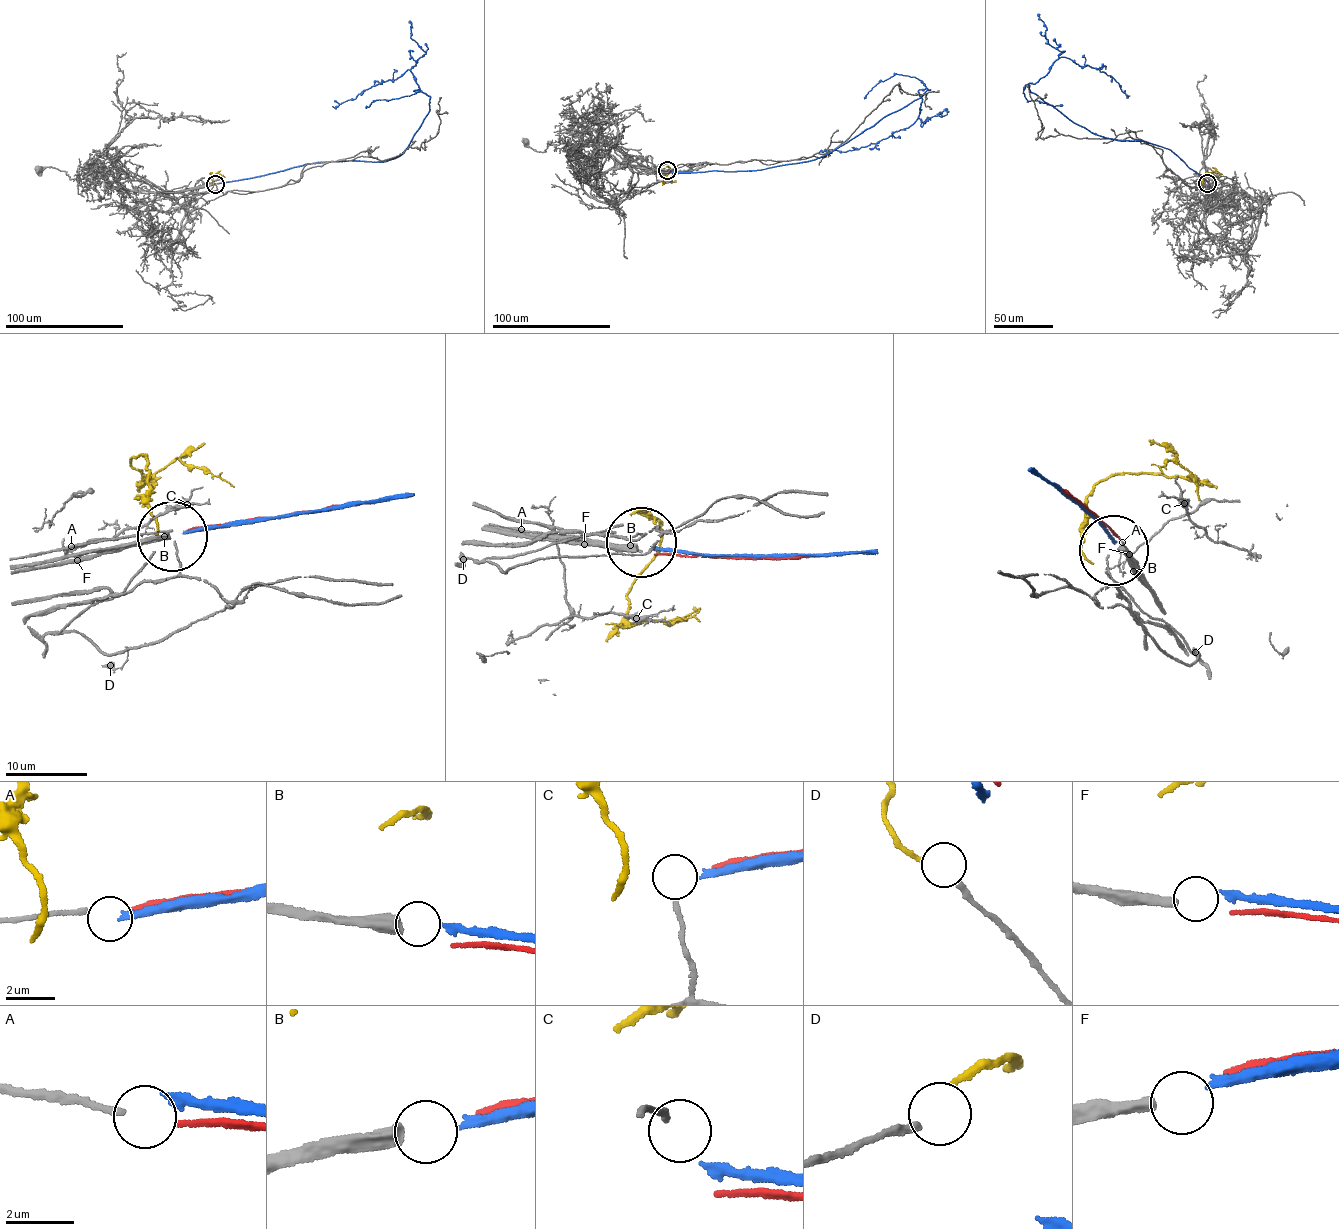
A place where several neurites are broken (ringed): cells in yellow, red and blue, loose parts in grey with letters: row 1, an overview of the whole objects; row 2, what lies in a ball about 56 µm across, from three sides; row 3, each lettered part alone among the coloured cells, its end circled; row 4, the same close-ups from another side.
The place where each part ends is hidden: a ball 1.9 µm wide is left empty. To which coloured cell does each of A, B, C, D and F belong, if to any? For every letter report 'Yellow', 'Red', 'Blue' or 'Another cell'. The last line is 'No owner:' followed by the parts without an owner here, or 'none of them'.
A: Red
B: Blue
C: Another cell
D: Yellow
F: Another cell
No owner: C, F

